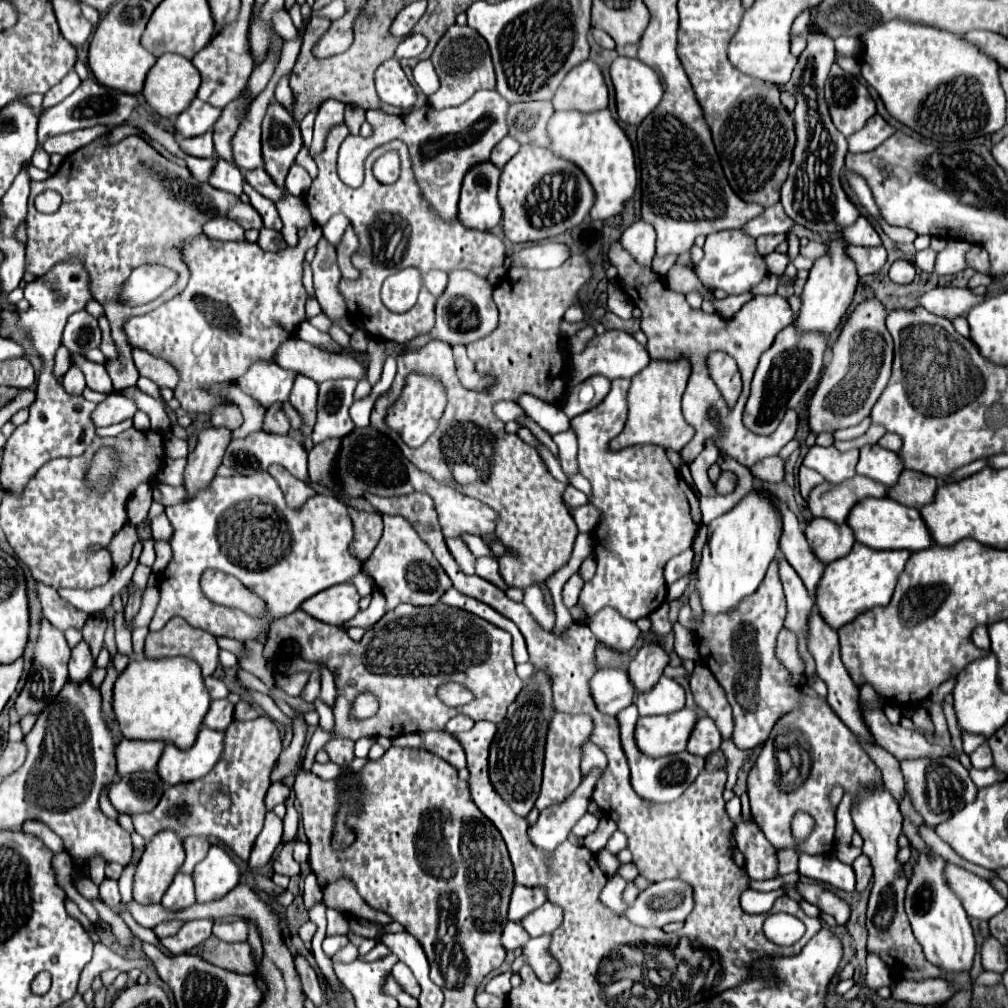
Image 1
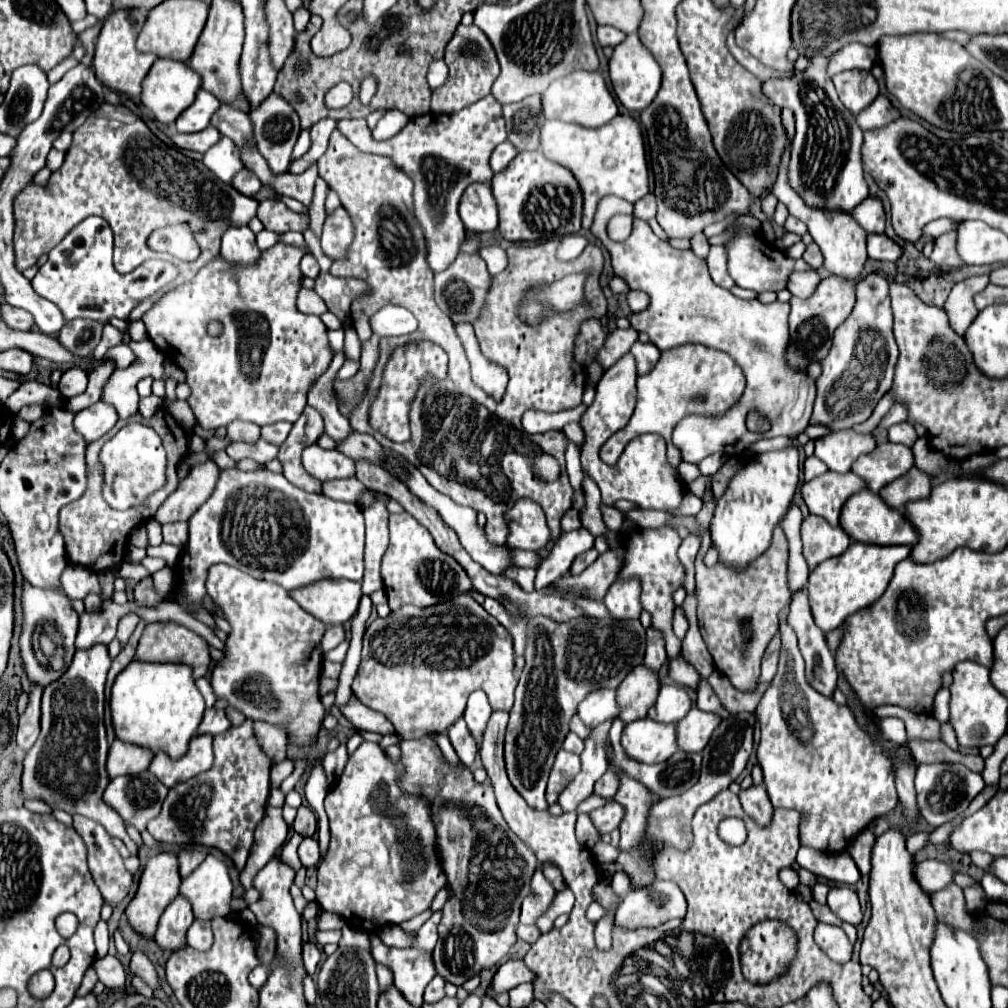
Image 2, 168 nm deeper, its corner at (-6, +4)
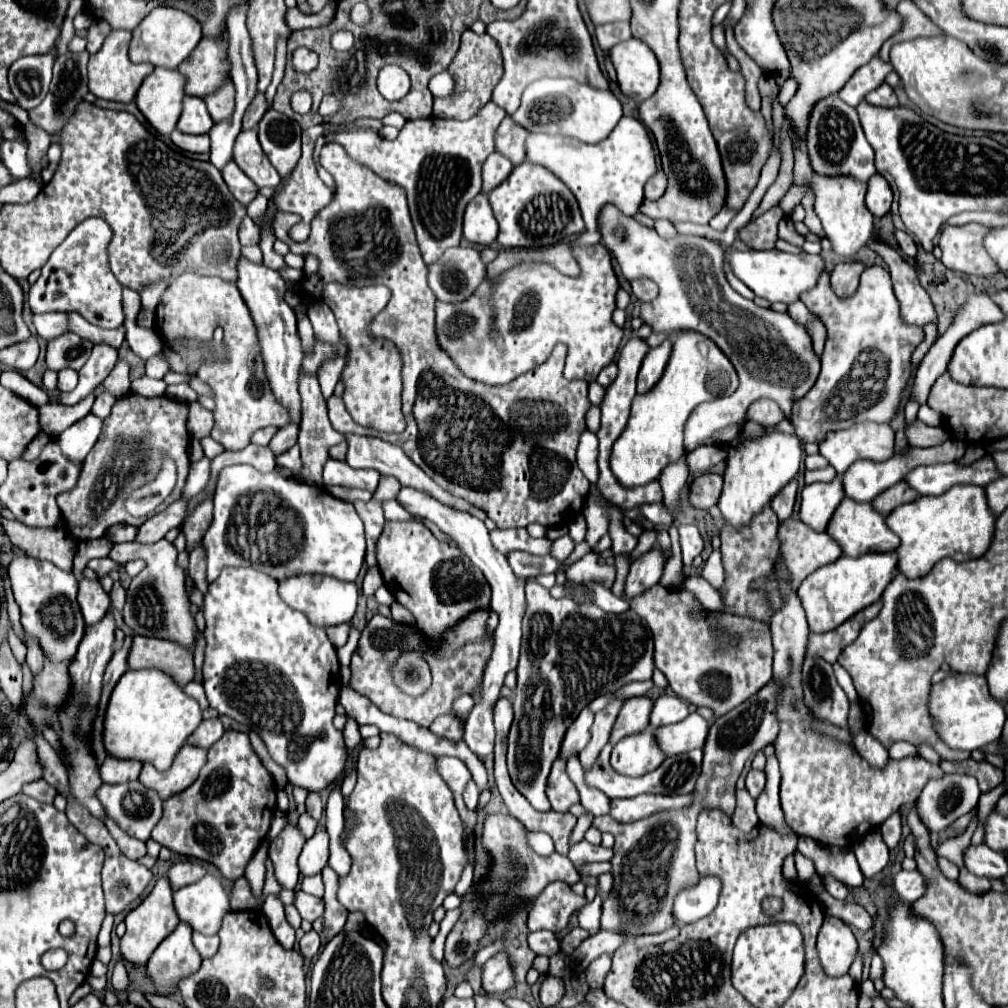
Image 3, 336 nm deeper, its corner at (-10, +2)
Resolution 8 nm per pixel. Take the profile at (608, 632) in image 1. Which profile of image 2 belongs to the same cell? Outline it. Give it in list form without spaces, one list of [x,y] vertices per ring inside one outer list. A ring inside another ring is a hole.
[[[618,578],[606,592],[604,596],[604,604],[610,610],[612,618],[640,618],[642,606],[638,602],[638,594],[642,592],[642,584],[638,582],[638,578],[630,578],[630,582],[622,582],[622,578]]]

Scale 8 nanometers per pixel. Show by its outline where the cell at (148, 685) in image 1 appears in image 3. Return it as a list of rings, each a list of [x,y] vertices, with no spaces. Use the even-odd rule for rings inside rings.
[[[128,670],[116,684],[104,720],[108,754],[124,760],[150,762],[158,770],[170,768],[188,736],[200,726],[202,710],[172,676],[162,670]]]

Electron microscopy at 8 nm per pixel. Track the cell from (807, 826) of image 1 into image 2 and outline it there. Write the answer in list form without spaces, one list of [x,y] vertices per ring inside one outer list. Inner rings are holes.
[[[800,846],[796,862],[810,870],[816,876],[822,876],[832,882],[840,884],[856,884],[860,880],[860,872],[848,852],[838,854],[826,854],[820,850],[814,850],[810,846]]]

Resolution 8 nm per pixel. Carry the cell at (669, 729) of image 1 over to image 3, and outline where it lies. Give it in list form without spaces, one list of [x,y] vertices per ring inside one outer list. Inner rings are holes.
[[[644,730],[620,740],[612,750],[612,766],[616,772],[626,776],[642,776],[650,770],[656,770],[666,760],[666,754],[660,750],[654,732]]]

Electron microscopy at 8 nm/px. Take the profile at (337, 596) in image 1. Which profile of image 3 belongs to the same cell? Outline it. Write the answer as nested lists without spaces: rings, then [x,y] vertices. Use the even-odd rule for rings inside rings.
[[[302,574],[290,580],[282,580],[278,592],[290,608],[304,612],[310,618],[310,622],[318,626],[338,626],[350,622],[358,602],[358,586],[354,582],[344,582],[322,574]]]

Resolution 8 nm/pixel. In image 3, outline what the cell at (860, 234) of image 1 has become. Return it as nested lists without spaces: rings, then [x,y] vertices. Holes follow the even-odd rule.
[[[874,174],[870,178],[868,192],[866,192],[866,206],[870,214],[874,218],[882,218],[890,212],[890,204],[892,204],[892,190],[888,182],[880,174]]]

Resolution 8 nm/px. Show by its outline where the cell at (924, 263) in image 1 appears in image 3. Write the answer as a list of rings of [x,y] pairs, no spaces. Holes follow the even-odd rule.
[[[964,224],[964,226],[946,226],[940,234],[938,246],[942,250],[942,264],[950,270],[990,276],[998,272],[998,266],[986,256],[982,248],[982,236],[986,228],[982,224]]]

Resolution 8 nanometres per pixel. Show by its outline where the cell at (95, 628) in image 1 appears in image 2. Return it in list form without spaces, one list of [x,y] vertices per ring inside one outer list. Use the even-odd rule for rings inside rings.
[[[104,644],[90,650],[76,650],[70,670],[58,682],[44,688],[42,694],[42,732],[28,750],[22,774],[24,798],[46,800],[52,808],[68,814],[82,814],[100,822],[110,836],[120,838],[132,856],[138,854],[136,844],[126,832],[124,820],[102,802],[102,790],[110,782],[106,772],[106,728],[104,728],[104,682],[110,668],[108,648]]]

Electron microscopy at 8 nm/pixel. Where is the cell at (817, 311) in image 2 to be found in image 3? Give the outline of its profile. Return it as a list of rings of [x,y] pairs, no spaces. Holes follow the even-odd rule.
[[[842,262],[832,270],[830,284],[832,292],[840,298],[850,298],[856,294],[860,284],[860,274],[866,266],[862,262]]]

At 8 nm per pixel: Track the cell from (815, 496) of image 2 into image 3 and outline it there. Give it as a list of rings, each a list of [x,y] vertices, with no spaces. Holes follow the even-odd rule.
[[[836,476],[832,482],[814,482],[804,486],[802,504],[800,504],[800,520],[810,524],[816,532],[826,532],[830,518],[834,516],[838,504],[844,498],[842,478]]]

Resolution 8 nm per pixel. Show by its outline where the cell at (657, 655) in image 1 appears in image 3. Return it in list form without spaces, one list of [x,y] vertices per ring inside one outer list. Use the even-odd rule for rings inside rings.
[[[648,696],[628,698],[626,704],[622,706],[616,722],[614,722],[614,728],[612,728],[612,734],[610,734],[610,742],[616,744],[616,742],[620,742],[622,738],[626,738],[626,736],[630,736],[634,732],[646,730],[652,706],[654,706],[654,702]]]

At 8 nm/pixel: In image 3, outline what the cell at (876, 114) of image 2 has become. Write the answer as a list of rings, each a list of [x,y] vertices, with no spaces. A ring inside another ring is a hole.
[[[882,84],[874,92],[870,92],[870,96],[866,96],[866,102],[872,106],[880,106],[880,108],[896,108],[898,106],[898,98],[888,84]]]

